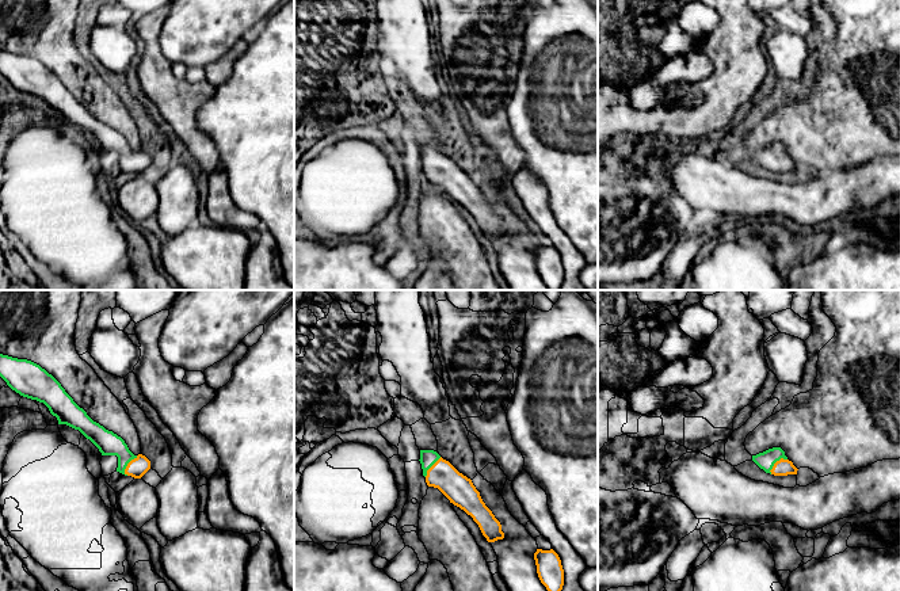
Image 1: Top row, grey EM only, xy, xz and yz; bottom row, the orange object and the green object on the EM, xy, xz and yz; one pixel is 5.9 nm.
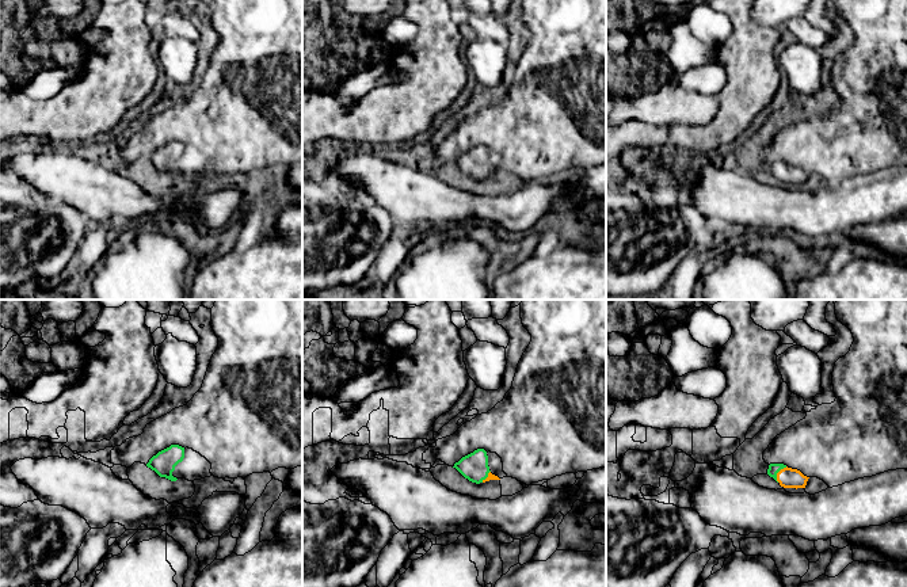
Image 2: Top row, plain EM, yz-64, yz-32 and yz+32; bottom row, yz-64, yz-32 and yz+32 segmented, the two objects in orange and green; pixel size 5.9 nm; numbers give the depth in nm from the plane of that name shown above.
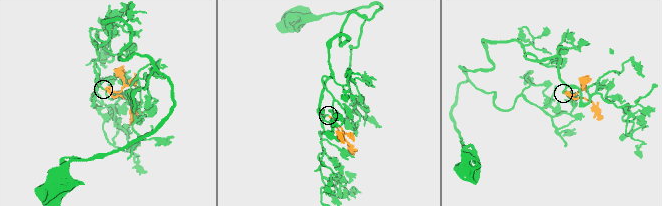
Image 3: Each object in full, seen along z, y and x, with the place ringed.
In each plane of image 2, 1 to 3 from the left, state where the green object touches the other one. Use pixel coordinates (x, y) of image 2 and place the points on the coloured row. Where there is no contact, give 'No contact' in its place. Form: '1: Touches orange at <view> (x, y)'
1: No contact
2: Touches orange at yz-32 (488, 476)
3: Touches orange at yz+32 (777, 473)

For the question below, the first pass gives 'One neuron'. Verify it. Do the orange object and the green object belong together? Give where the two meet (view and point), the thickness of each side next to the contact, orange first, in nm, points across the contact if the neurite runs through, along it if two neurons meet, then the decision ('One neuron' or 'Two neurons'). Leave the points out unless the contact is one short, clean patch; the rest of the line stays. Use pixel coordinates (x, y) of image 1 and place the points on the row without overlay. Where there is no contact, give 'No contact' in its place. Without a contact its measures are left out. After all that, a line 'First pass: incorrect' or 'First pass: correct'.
Touches orange at xy (128, 161). Thickness 110 nm (orange) against 140 nm. Path across: xy (138, 163), (128, 161), (109, 140). One neuron
First pass: correct

